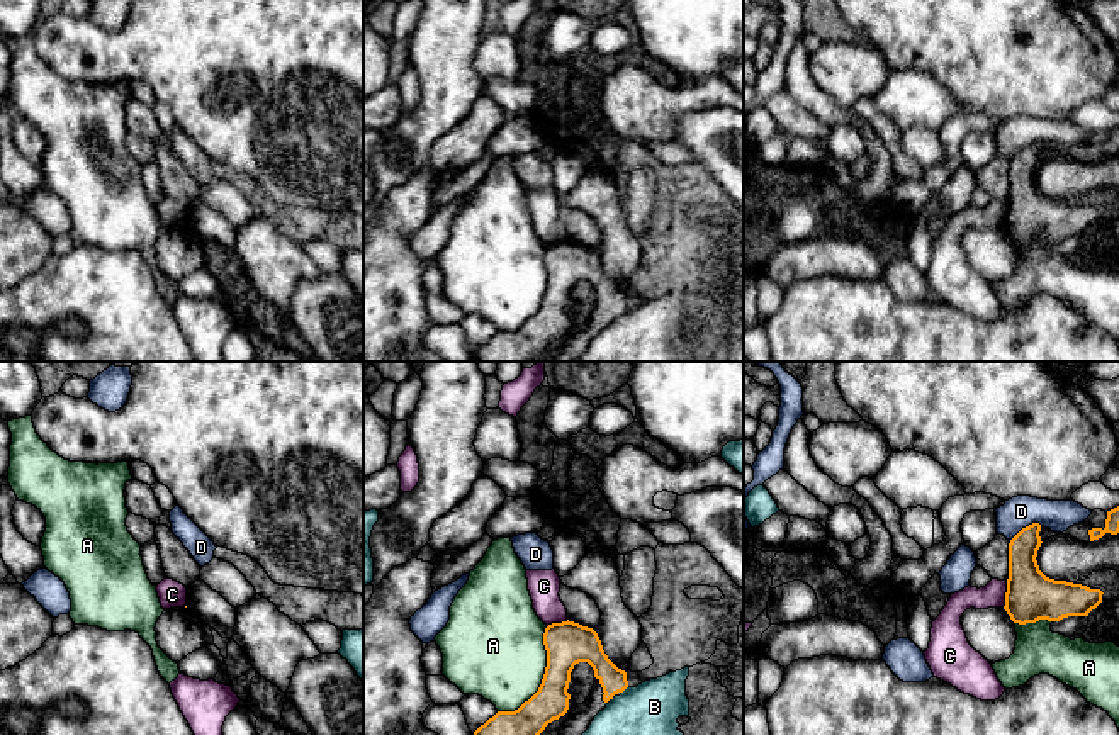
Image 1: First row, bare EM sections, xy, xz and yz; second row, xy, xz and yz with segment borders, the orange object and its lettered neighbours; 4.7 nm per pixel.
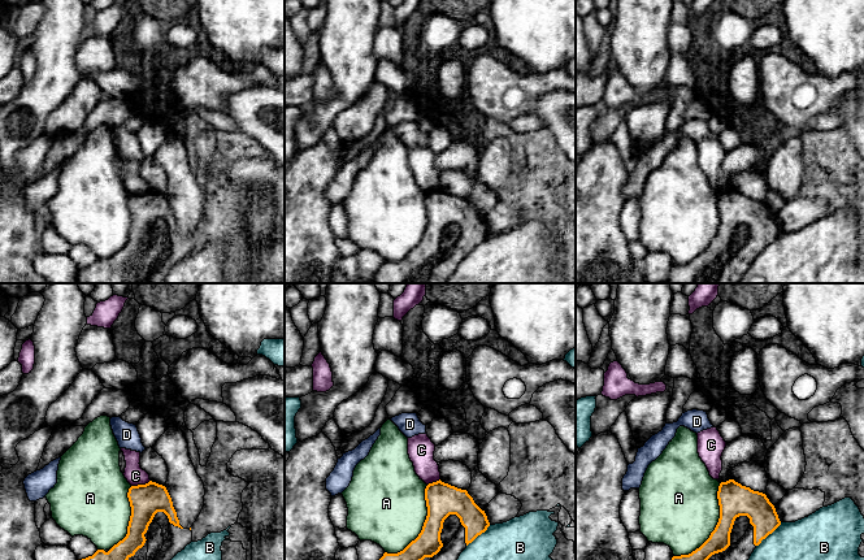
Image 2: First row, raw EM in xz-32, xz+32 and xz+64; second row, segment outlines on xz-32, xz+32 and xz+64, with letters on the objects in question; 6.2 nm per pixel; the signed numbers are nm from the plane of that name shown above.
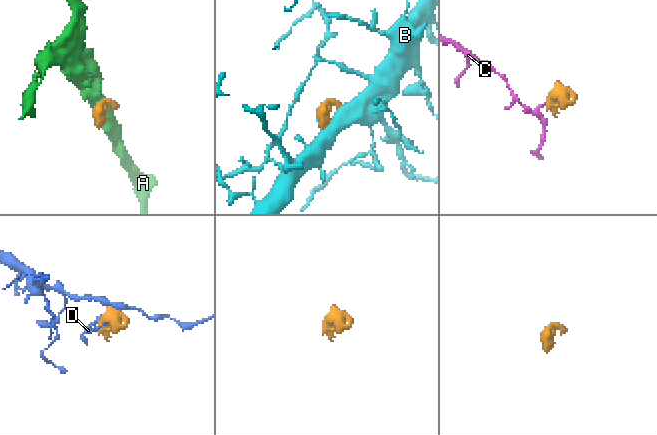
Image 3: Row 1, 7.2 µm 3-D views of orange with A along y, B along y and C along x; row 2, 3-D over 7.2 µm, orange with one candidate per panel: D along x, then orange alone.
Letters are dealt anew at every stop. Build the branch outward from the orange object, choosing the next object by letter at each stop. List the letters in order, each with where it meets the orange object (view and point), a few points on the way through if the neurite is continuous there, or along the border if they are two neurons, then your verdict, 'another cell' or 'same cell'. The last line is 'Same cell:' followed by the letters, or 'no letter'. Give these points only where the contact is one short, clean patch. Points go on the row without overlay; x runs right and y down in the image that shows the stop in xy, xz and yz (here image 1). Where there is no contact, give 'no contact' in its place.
A: meets orange in xz at (544, 297); another cell
B: meets orange in xz at (625, 308); another cell
C: meets orange in yz at (1006, 214); border along yz (1007, 201), (1002, 226); another cell
D: meets orange in yz at (1026, 146); another cell
Same cell: no letter

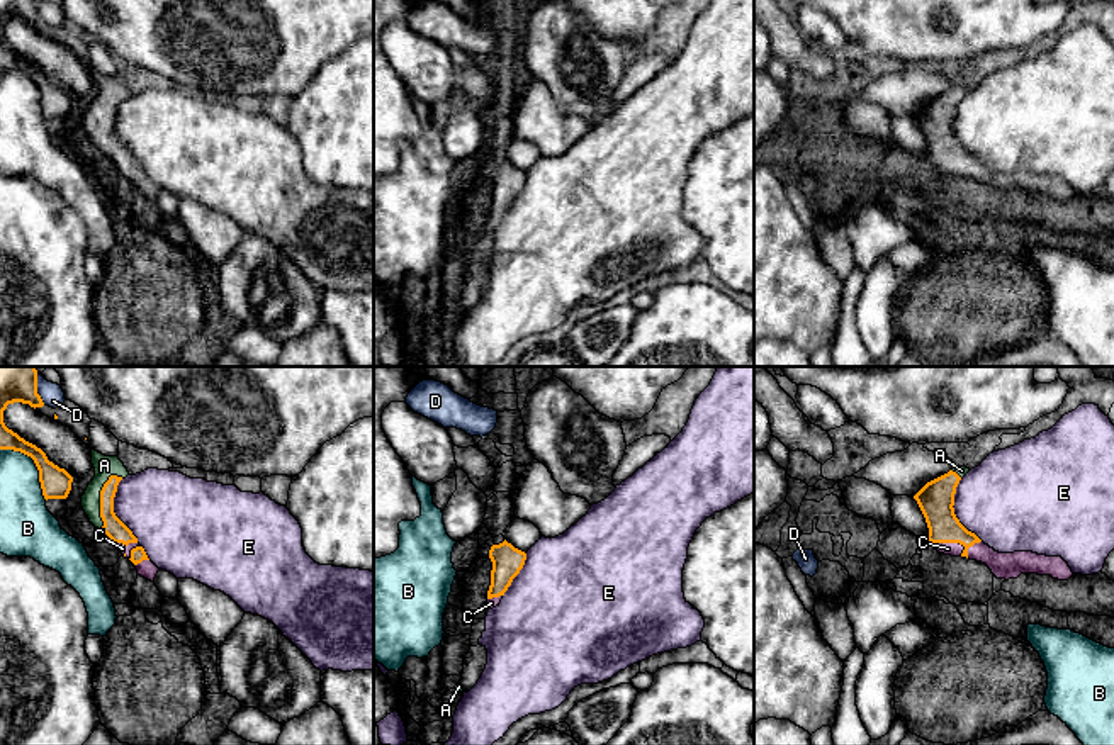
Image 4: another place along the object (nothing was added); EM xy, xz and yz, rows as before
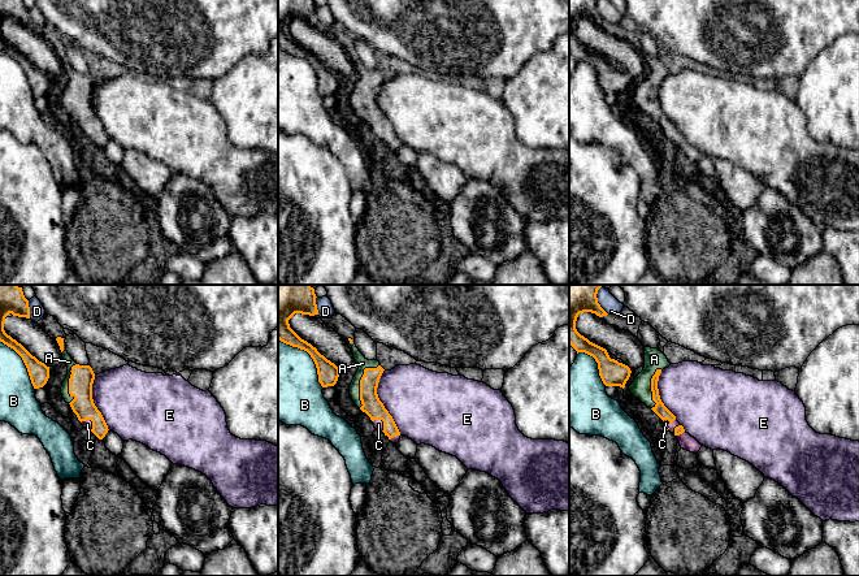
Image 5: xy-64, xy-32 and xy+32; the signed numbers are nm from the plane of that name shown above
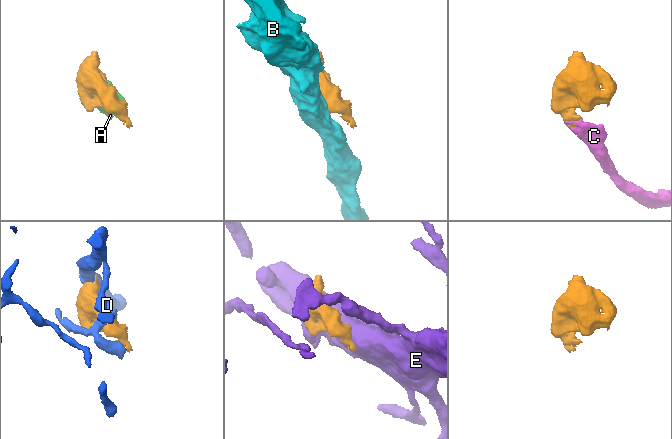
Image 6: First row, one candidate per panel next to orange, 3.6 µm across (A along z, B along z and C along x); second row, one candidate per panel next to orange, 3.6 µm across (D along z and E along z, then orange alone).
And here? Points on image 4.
A: meets orange in xy at (101, 117); same cell
B: meets orange in xy at (34, 82); another cell
C: meets orange in yz at (956, 162); runs through yz (936, 119), (943, 146), (956, 162), (948, 168); same cell
D: meets orange in xy at (36, 12); another cell
E: meets orange in yz at (953, 131); another cell
Same cell: A, C

